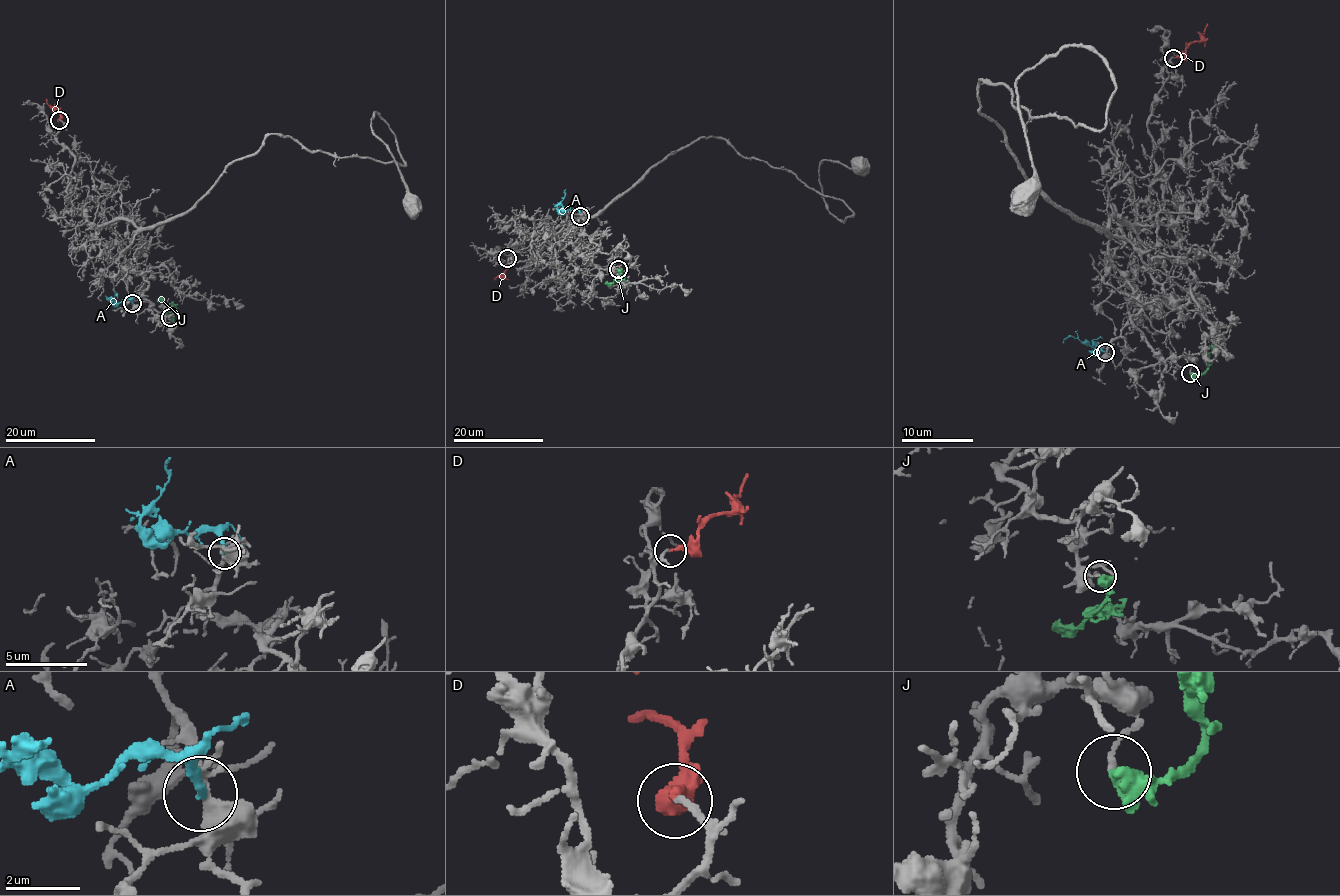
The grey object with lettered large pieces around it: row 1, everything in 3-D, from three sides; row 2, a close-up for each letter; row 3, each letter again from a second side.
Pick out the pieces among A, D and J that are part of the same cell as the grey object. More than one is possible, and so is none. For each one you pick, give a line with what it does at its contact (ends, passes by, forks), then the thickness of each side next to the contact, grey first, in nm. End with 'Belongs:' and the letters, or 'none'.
D: it ends; calibres 170 and 240 nm
Belongs: D

